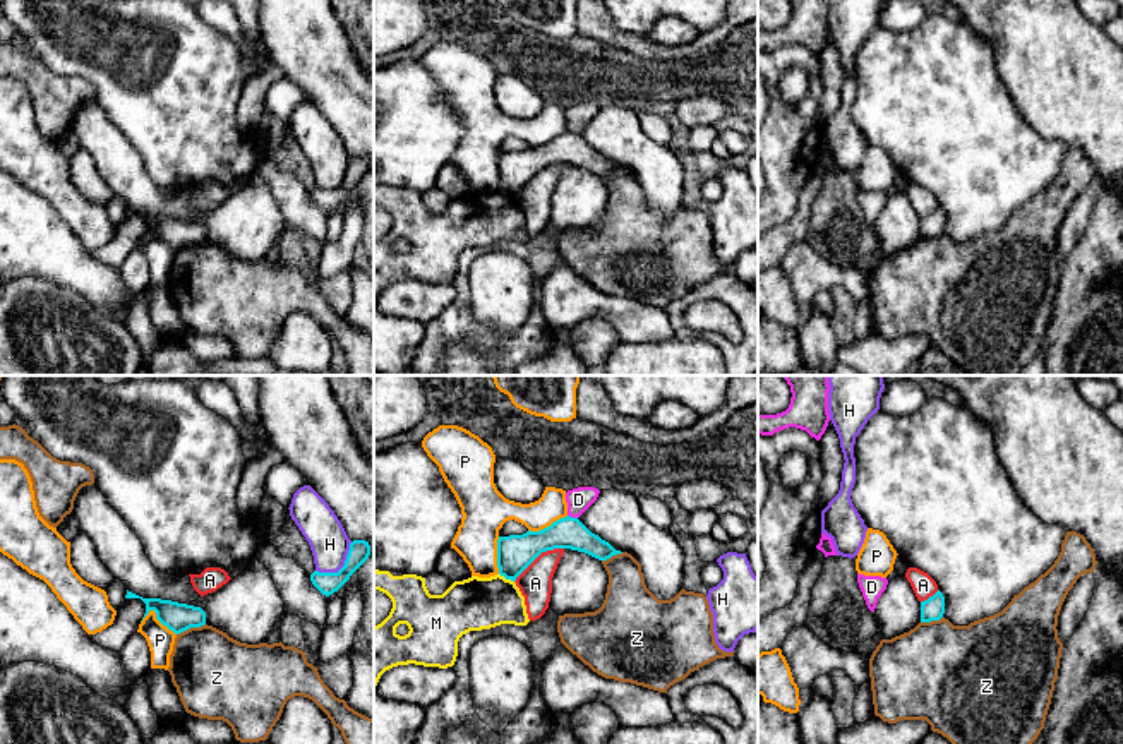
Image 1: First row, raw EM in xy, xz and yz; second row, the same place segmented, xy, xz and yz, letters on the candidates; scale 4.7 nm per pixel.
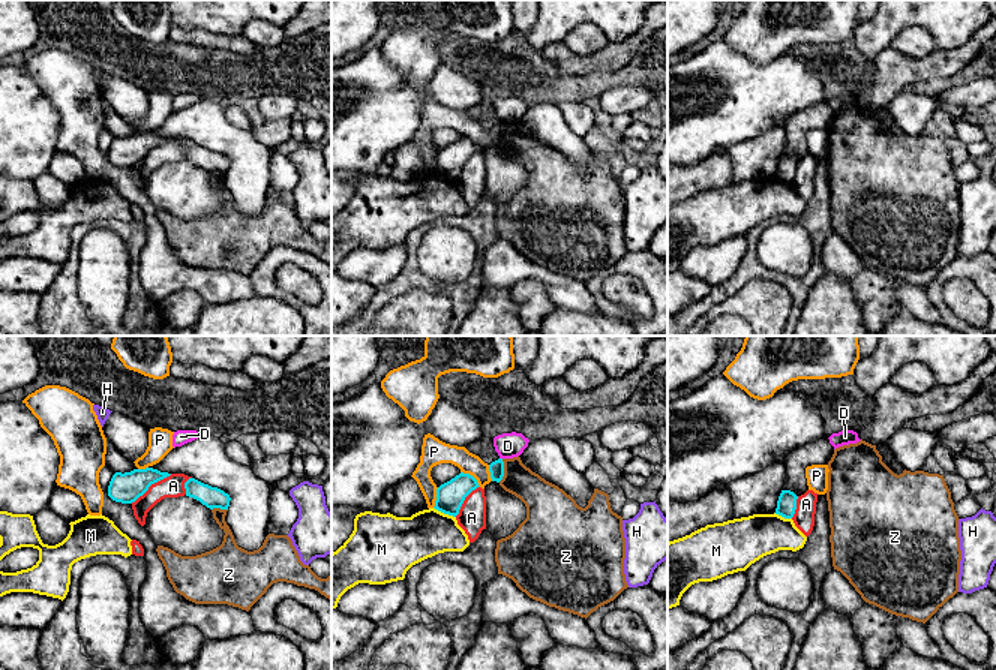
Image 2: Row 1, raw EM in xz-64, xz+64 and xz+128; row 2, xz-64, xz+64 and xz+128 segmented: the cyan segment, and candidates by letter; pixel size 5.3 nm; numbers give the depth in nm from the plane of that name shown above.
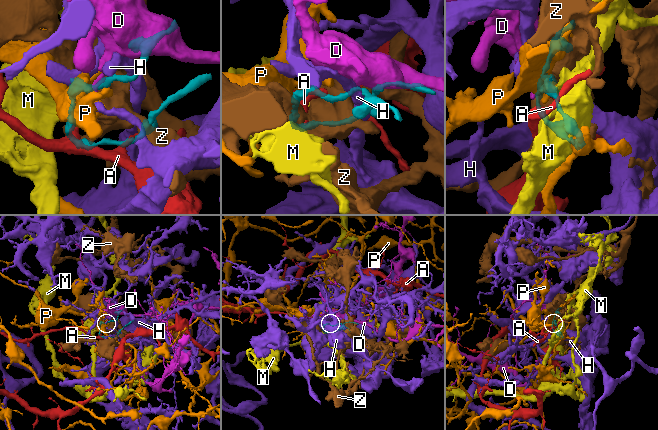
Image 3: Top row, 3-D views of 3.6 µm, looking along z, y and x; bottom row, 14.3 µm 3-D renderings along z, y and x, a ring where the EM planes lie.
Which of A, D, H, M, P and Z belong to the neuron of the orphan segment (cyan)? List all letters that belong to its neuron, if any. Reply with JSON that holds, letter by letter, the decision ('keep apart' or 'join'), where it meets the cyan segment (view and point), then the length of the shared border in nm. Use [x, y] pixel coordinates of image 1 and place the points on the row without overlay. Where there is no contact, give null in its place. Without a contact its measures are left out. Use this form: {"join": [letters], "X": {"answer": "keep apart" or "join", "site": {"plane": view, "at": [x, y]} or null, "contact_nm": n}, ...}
{"join": ["Z"], "A": {"answer": "keep apart", "site": {"plane": "xz", "at": [537, 172]}, "contact_nm": 280}, "D": {"answer": "keep apart", "site": {"plane": "xz", "at": [573, 134]}, "contact_nm": 50}, "H": {"answer": "keep apart", "site": {"plane": "xy", "at": [342, 184]}, "contact_nm": 220}, "M": {"answer": "keep apart", "site": {"plane": "xz", "at": [506, 194]}, "contact_nm": 80}, "P": {"answer": "keep apart", "site": {"plane": "xy", "at": [156, 234]}, "contact_nm": 180}, "Z": {"answer": "join", "site": {"plane": "xy", "at": [191, 242]}, "contact_nm": 150}}

